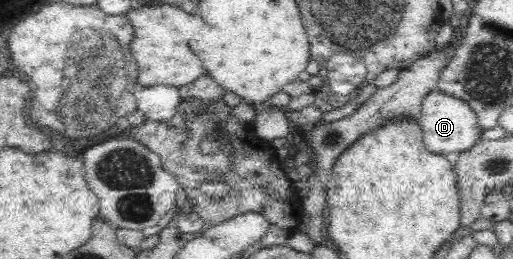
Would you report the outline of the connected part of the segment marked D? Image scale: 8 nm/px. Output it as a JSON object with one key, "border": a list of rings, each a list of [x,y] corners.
{"border":[[[434,89],[423,99],[421,118],[423,141],[431,153],[446,155],[450,151],[465,151],[474,146],[483,132],[475,111],[464,101],[440,89]]]}

